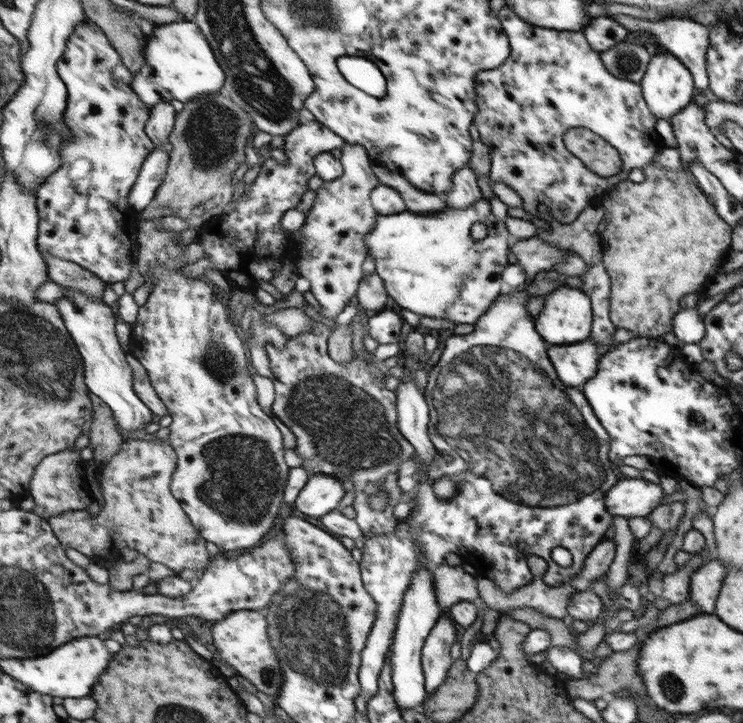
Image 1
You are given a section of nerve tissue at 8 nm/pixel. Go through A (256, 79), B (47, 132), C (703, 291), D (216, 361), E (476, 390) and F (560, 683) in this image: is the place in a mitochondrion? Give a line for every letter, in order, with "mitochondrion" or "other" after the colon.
A: mitochondrion
B: mitochondrion
C: other
D: mitochondrion
E: mitochondrion
F: other

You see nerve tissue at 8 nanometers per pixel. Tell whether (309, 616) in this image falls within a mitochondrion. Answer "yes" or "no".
yes

